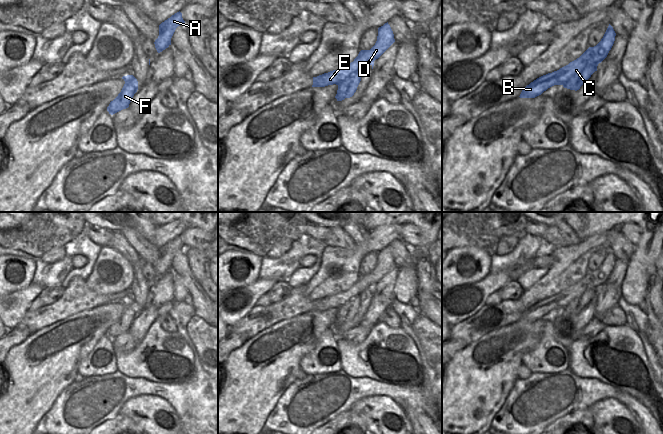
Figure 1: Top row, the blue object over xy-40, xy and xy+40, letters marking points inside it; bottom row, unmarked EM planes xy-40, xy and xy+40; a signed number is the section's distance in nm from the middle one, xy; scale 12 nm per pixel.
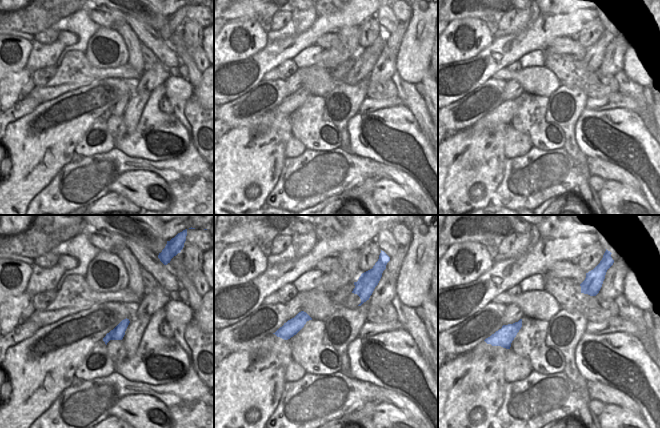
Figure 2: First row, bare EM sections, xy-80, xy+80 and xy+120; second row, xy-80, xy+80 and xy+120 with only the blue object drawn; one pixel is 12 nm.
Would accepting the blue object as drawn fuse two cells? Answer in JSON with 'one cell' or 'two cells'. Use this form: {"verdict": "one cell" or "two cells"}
{"verdict": "two cells"}

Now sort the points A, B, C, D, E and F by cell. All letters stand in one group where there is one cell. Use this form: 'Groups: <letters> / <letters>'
Groups: A B C D E / F

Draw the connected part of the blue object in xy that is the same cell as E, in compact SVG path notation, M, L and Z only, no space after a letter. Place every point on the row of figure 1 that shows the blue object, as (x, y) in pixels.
M387 22L378 28L377 41L370 50L361 50L354 61L346 67L313 77L312 87L325 87L328 85L339 85L340 83L343 83L350 89L357 88L361 81L359 71L366 65L371 65L373 69L374 61L378 59L394 42L393 31Z

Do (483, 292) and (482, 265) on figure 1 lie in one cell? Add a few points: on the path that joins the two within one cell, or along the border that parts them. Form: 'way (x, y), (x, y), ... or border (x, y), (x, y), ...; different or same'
border (490, 272), (477, 281), (466, 282), (461, 285); different

